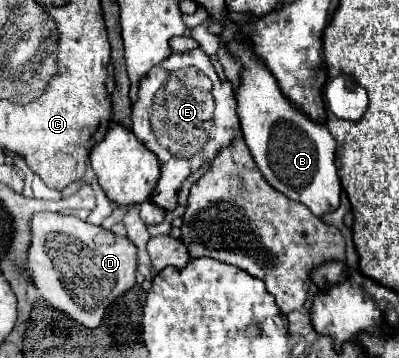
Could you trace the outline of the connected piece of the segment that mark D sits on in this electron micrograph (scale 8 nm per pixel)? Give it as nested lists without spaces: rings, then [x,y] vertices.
[[[42,212],[32,218],[28,272],[48,306],[62,310],[86,328],[96,328],[108,304],[136,284],[136,270],[138,248],[126,236],[116,236],[76,216]]]

